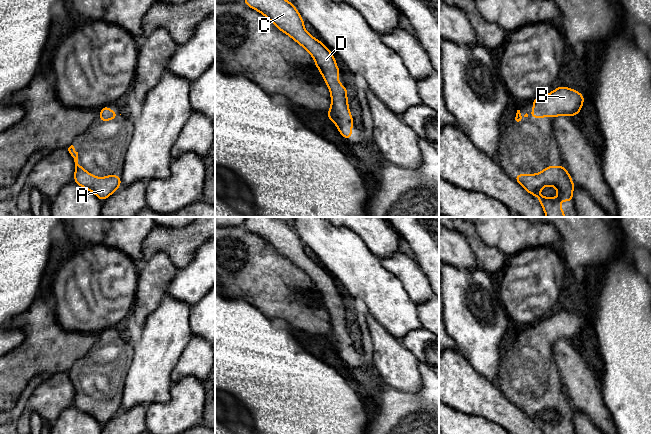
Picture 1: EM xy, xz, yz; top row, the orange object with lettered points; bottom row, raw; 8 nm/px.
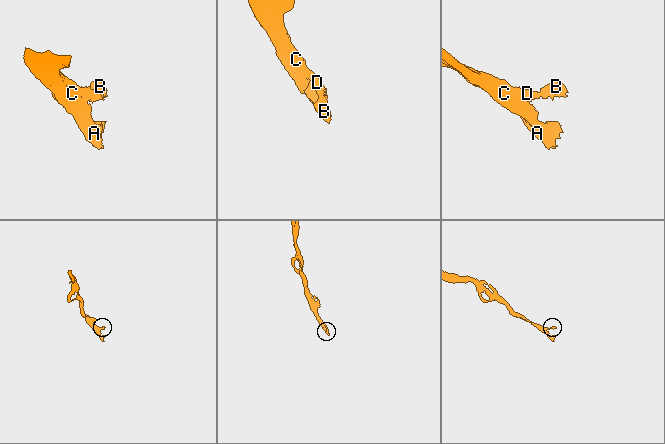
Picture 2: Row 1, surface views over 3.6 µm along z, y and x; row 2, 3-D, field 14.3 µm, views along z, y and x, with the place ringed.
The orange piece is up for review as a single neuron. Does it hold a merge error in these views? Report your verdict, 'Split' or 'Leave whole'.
Leave whole

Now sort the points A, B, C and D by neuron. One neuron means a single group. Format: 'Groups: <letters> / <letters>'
Groups: A B C D

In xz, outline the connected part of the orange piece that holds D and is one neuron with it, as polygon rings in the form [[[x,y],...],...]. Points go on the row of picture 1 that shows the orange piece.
[[[243,0],[243,2],[267,17],[280,31],[289,35],[310,53],[331,93],[332,105],[326,115],[335,123],[340,134],[346,140],[350,139],[354,120],[349,111],[347,87],[341,86],[340,80],[336,77],[342,72],[338,69],[331,51],[305,30],[304,20],[288,0]]]

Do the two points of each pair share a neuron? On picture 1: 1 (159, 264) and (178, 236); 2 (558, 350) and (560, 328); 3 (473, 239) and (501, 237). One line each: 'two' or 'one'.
1: two
2: two
3: two

